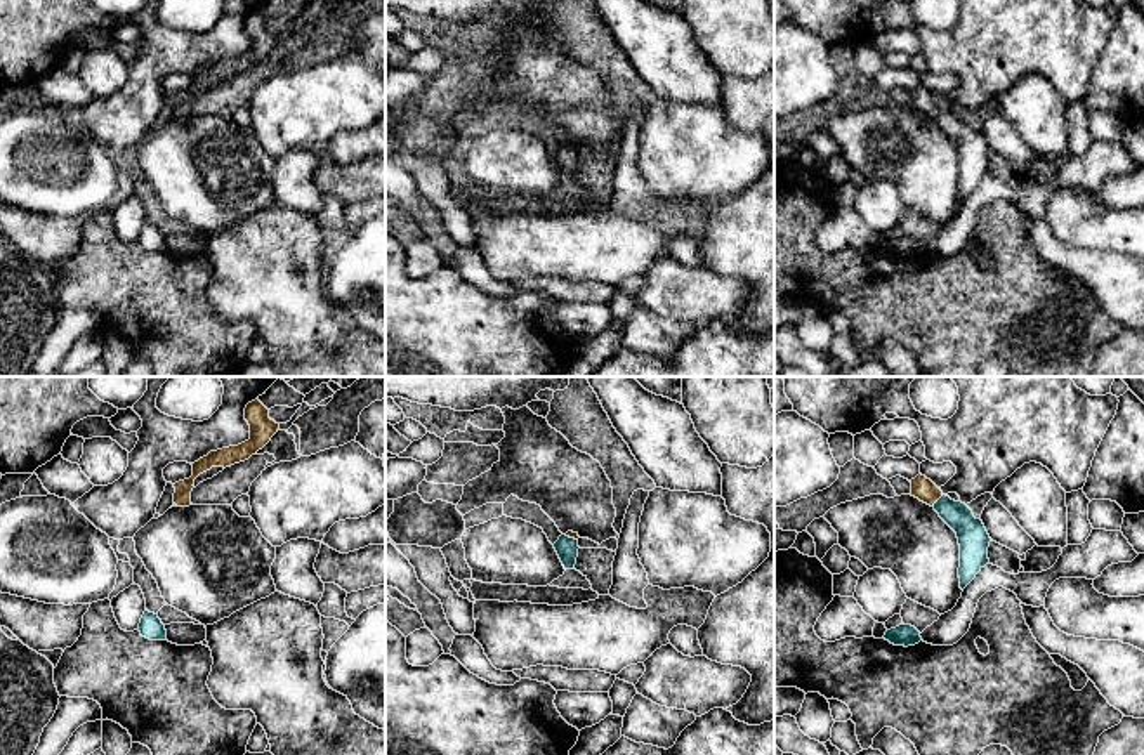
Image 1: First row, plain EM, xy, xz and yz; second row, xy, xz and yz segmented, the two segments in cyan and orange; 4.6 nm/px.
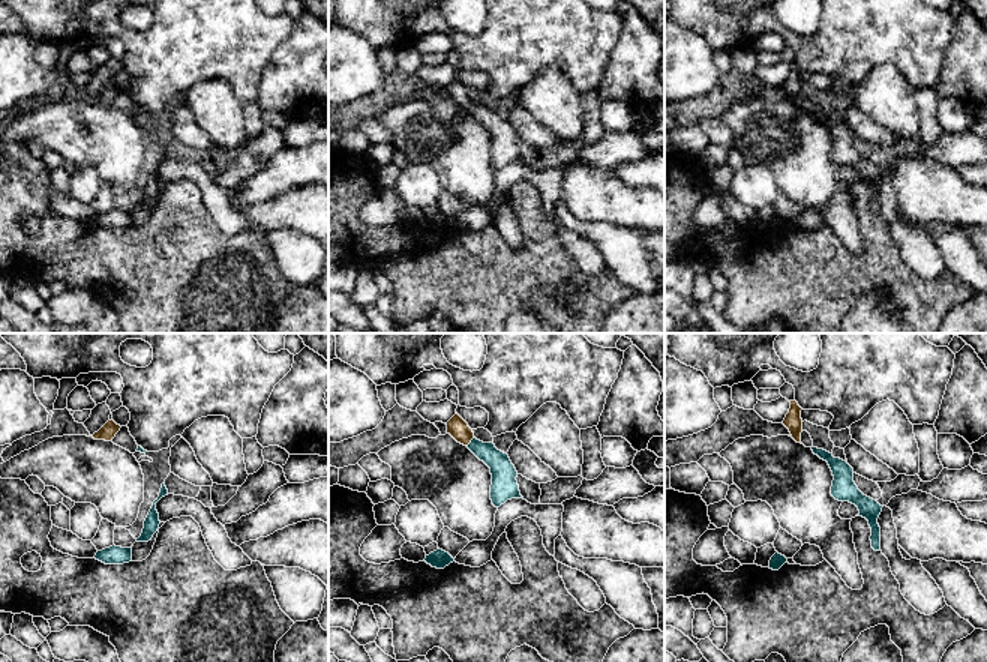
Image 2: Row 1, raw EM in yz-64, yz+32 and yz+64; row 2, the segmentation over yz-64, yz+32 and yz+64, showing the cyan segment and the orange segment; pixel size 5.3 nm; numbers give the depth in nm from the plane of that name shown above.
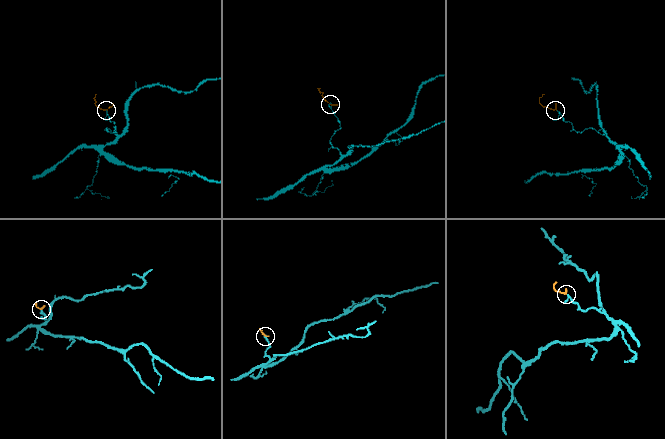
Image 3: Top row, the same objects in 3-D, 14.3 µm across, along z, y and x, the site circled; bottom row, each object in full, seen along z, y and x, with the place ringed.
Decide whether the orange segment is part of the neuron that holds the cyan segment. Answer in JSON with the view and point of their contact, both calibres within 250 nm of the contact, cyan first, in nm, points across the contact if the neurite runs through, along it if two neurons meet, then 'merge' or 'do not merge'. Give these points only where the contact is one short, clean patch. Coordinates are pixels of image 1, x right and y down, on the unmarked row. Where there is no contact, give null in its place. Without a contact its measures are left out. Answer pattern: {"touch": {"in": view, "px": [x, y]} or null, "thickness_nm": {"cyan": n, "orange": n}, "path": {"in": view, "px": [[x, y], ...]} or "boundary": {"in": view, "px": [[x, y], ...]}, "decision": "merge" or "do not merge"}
{"touch": {"in": "yz", "px": [938, 111]}, "thickness_nm": {"cyan": 140, "orange": 110}, "path": {"in": "yz", "px": [[973, 148], [938, 111], [922, 99]]}, "decision": "merge"}

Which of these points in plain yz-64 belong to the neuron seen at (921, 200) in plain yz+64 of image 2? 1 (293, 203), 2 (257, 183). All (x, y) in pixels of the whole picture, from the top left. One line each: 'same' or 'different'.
1: same
2: different

